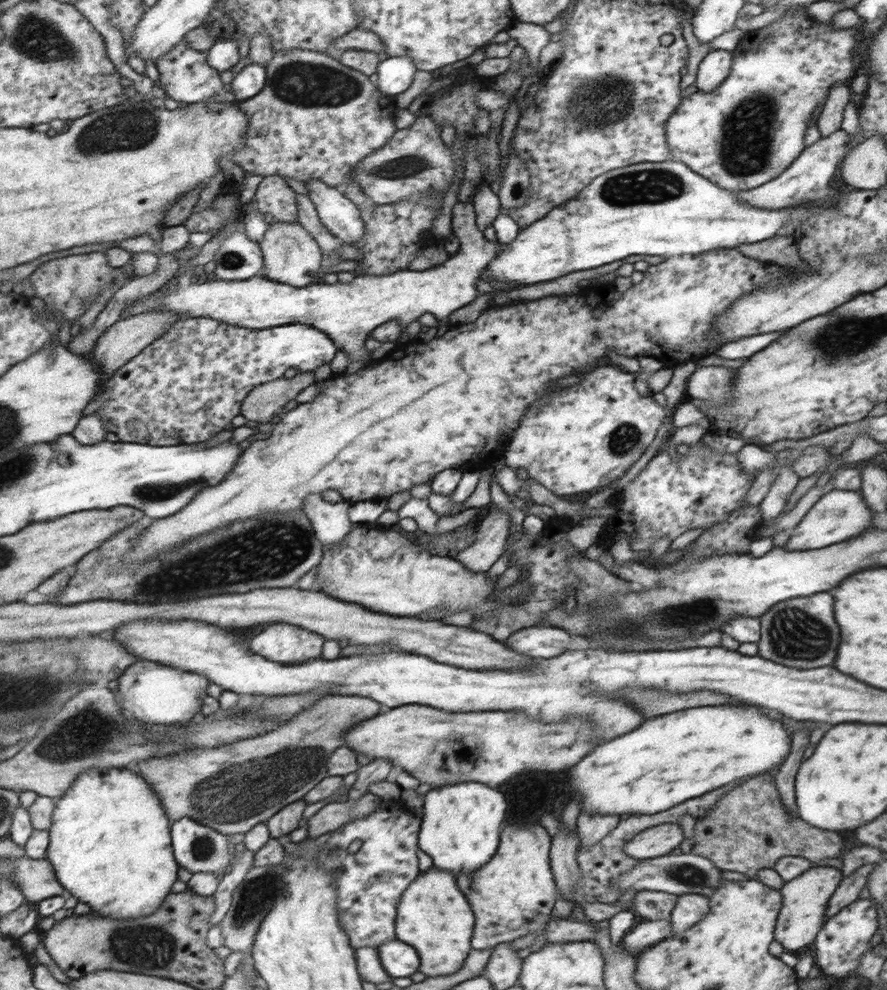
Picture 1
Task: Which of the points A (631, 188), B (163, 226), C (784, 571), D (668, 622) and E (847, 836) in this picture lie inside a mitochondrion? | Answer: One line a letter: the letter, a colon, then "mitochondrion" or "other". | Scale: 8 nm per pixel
A: mitochondrion
B: other
C: other
D: mitochondrion
E: other

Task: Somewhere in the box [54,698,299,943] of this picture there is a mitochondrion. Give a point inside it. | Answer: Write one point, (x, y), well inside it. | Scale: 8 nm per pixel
(253, 901)

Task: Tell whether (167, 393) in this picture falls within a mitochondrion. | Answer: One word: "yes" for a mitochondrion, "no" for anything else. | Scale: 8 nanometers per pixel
no

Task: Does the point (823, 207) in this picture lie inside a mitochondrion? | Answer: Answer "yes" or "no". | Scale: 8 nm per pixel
no

